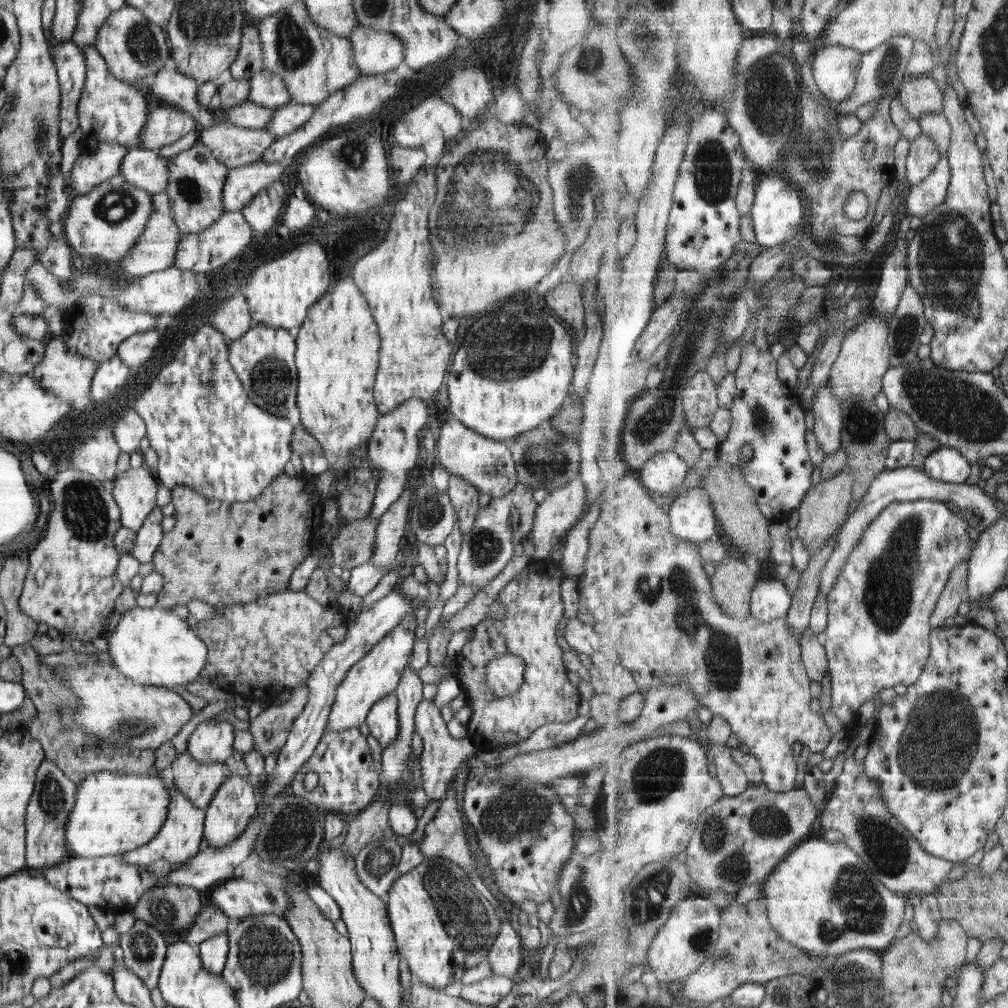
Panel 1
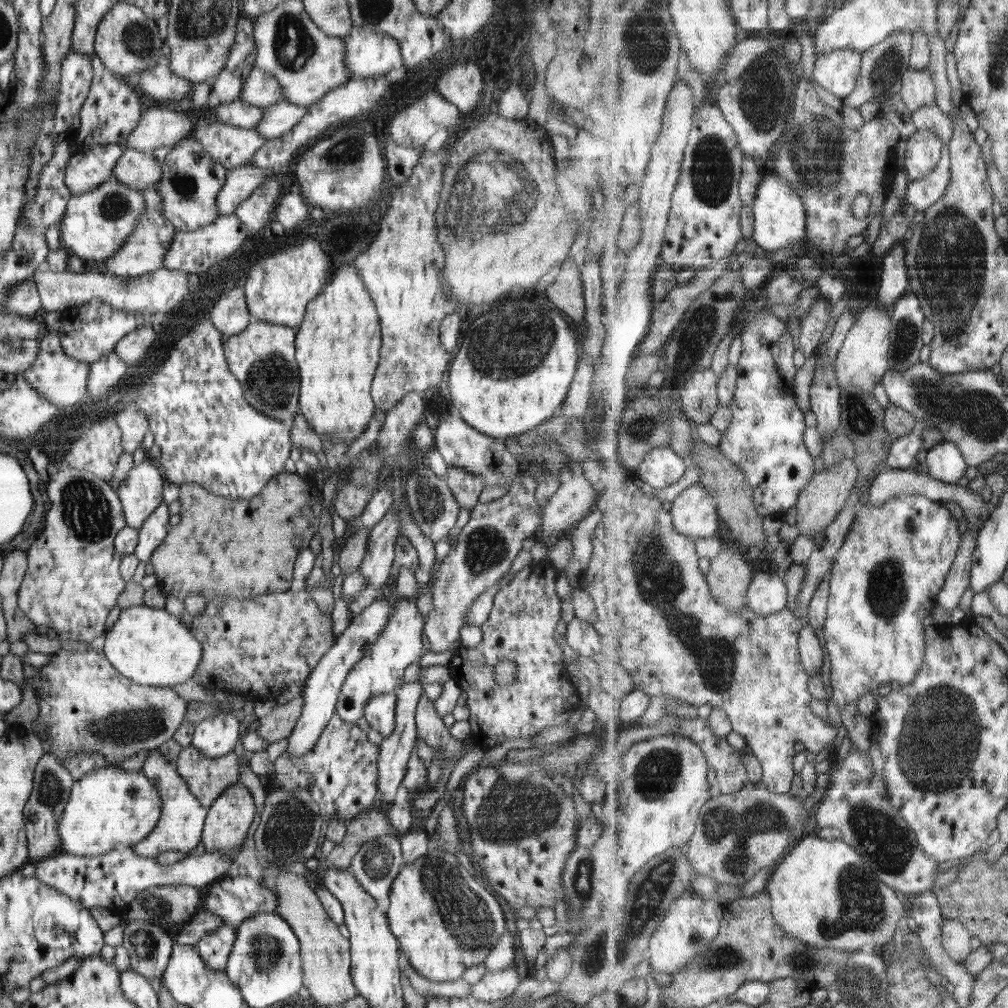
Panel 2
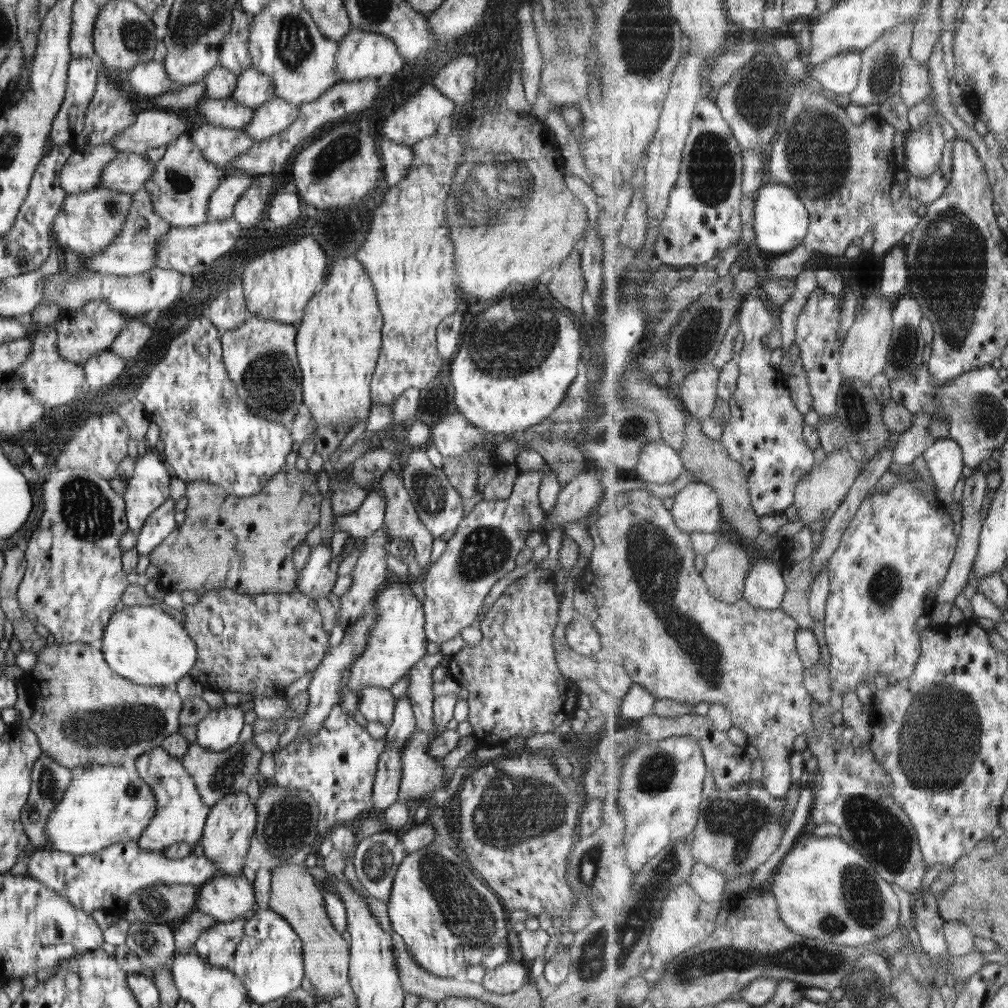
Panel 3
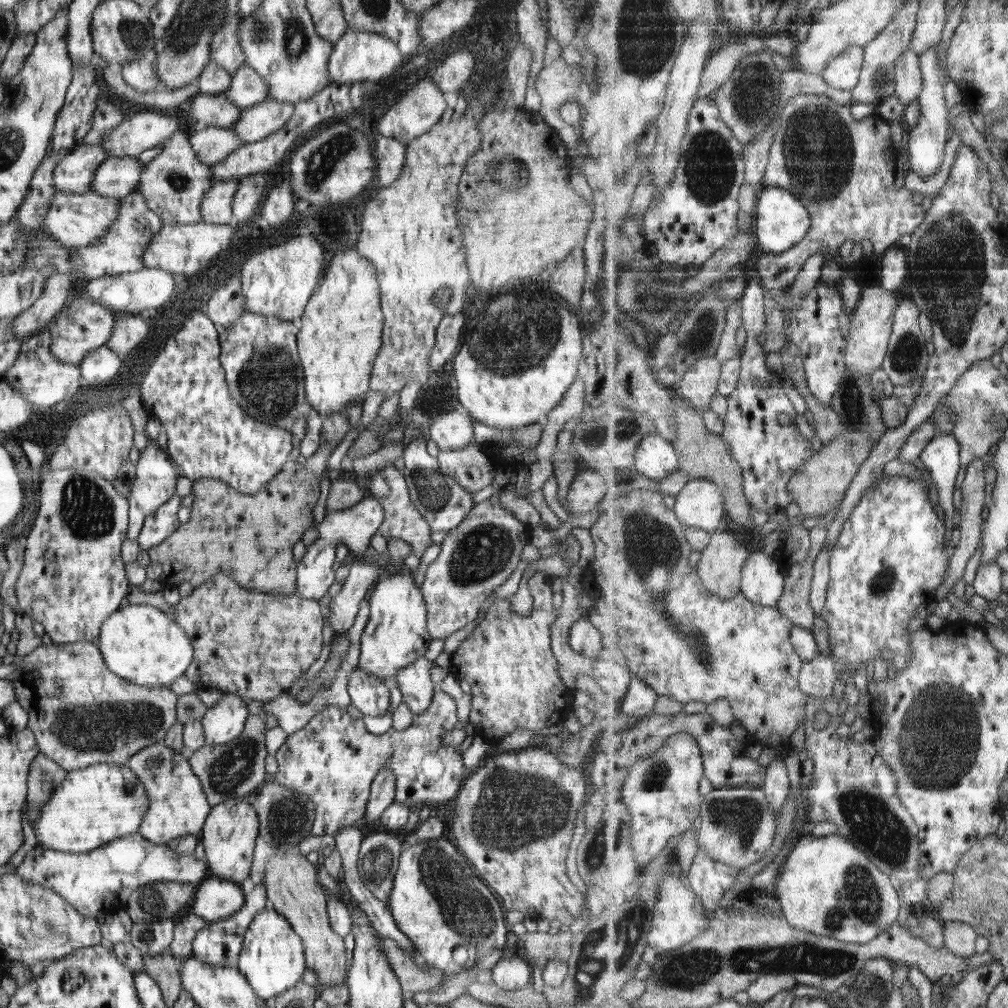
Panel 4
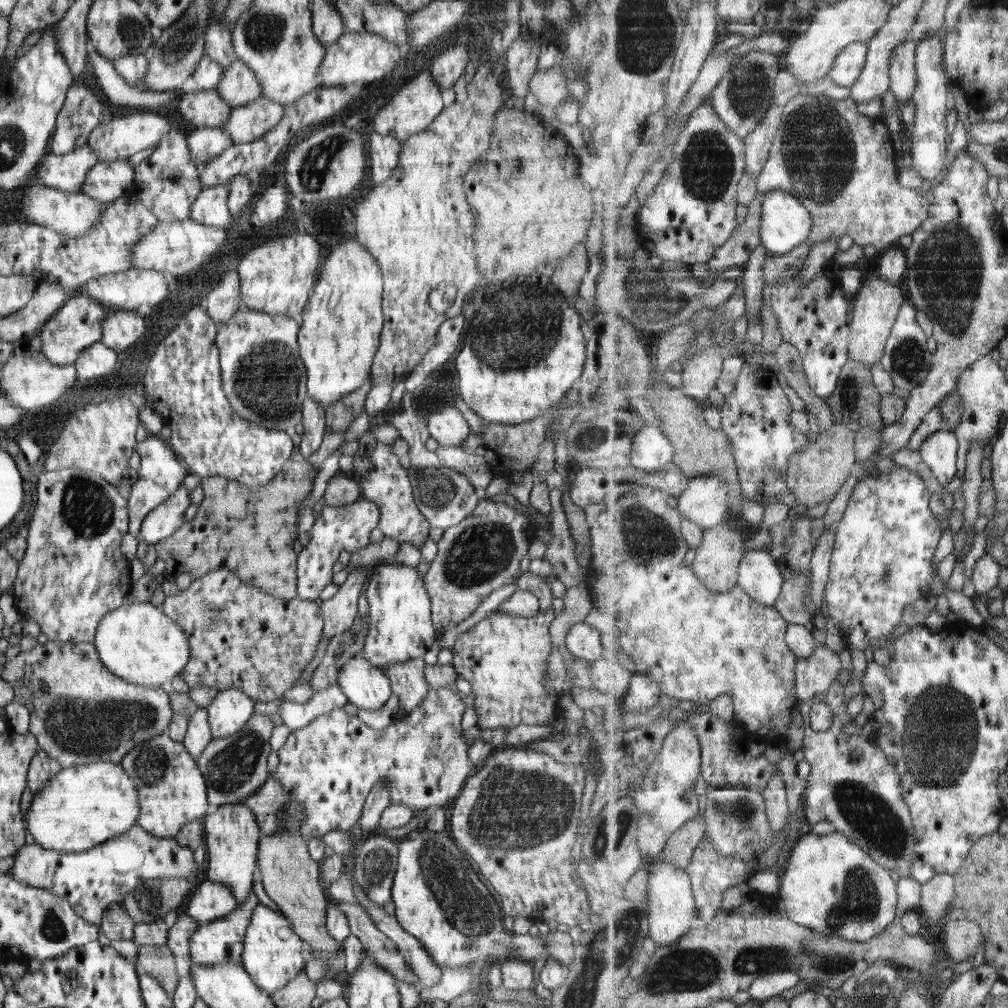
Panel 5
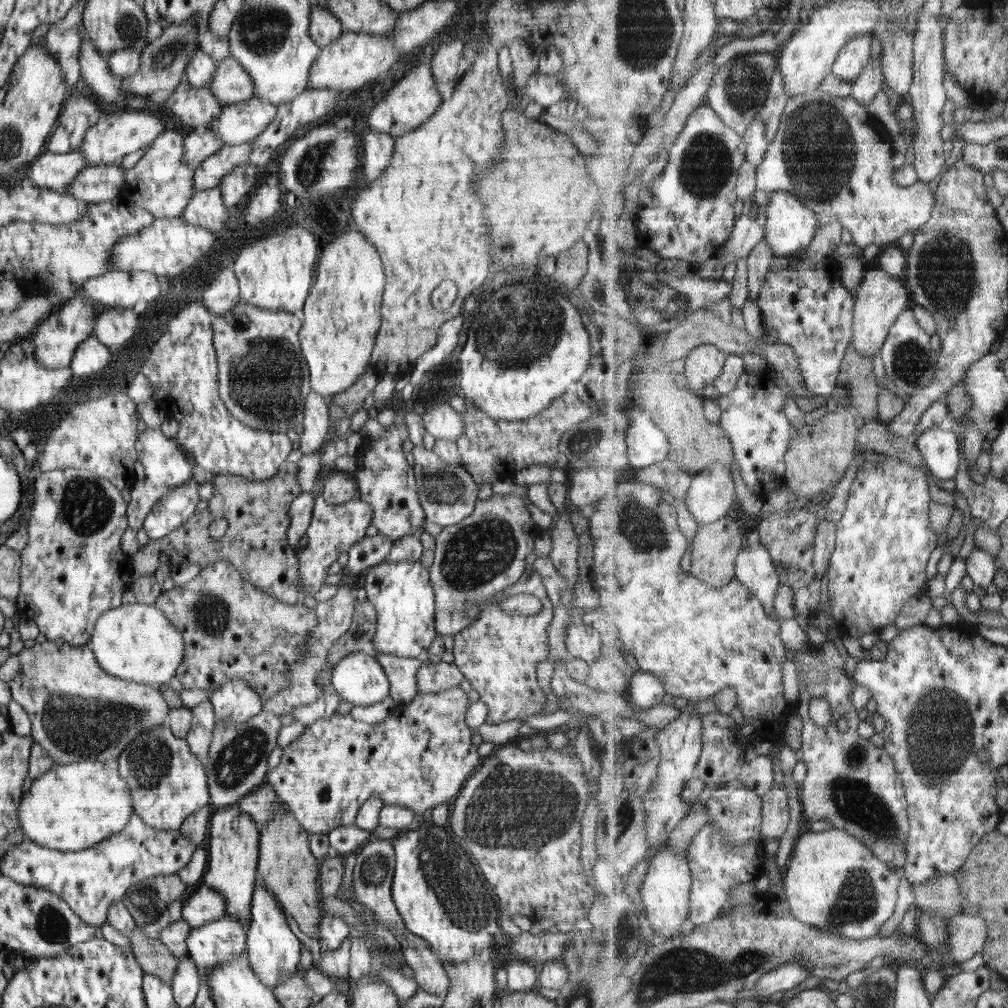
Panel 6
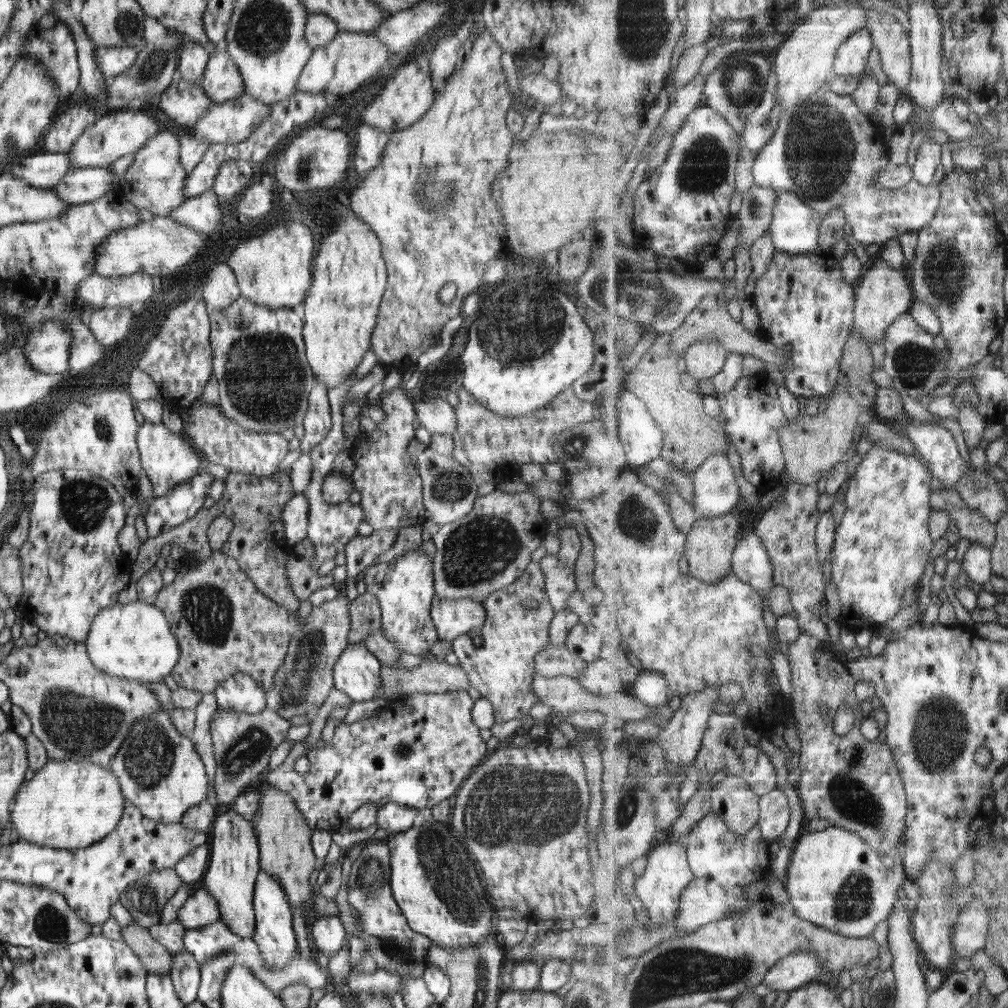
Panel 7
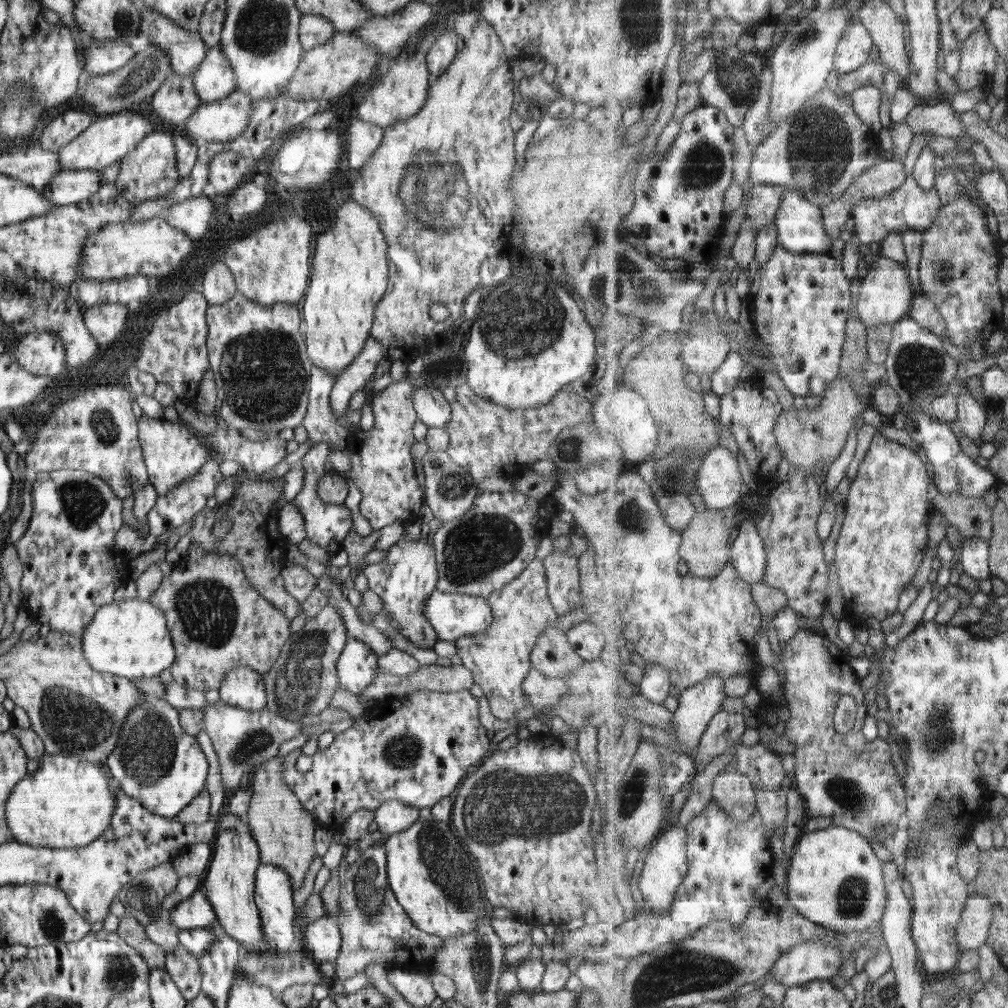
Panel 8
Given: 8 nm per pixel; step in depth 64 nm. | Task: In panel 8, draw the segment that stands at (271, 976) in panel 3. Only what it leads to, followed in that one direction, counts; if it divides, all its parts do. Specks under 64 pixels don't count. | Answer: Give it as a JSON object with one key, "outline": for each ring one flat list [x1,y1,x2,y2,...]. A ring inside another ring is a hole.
{"outline":[[260,860,256,871,254,898,256,907,260,911,265,942,268,943,271,952,278,950,279,953,280,950,287,949,295,939,293,922,296,911,292,896,294,891,292,891,292,881,288,877,288,871,282,869,280,865,262,863]]}

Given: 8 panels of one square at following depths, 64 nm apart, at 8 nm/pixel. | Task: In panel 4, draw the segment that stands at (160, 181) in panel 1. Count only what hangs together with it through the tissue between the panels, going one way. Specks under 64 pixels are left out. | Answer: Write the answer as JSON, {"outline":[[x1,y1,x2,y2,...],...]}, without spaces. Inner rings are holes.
{"outline":[[108,157,92,174,89,191,101,198,121,200,136,191,142,167,137,157]]}

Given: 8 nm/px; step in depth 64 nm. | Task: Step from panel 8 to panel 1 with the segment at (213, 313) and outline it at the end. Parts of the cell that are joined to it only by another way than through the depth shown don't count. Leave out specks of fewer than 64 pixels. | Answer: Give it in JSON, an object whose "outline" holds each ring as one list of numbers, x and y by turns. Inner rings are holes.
{"outline":[[253,324,242,337,229,342,228,360,238,374,248,398,258,408,274,416,290,417,296,424,300,421,300,411,296,406,298,377,295,336,290,331]]}

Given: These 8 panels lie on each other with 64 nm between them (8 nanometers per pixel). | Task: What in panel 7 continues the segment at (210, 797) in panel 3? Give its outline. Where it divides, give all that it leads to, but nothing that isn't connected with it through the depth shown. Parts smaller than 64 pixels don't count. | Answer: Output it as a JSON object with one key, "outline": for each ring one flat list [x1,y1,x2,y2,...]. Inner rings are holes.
{"outline":[[265,708,254,714,232,709,216,709,211,716,209,730,212,751,217,765,214,785,220,808,230,807,233,801,244,792,254,789,268,770,272,752,286,740,291,724,276,711]]}

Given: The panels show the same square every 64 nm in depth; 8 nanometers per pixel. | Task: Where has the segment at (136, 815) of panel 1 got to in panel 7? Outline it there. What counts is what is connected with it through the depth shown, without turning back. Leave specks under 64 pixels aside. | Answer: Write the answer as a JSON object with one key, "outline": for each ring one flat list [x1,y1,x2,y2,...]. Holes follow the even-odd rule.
{"outline":[[49,759,34,773,31,781,24,781,11,803,10,818,20,839,51,849,79,849,92,845,116,829,124,811,124,796,120,782,109,767,92,762]]}

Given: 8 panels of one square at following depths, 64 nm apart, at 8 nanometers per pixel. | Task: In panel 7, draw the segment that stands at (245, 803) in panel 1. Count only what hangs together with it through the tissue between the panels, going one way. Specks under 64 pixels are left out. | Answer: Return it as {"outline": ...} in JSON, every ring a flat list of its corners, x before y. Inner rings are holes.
{"outline":[[231,808,216,813,210,830,210,858,203,876,204,888,218,902,221,920,229,930,242,939,252,939,256,934,253,892,260,871,258,836,253,823]]}

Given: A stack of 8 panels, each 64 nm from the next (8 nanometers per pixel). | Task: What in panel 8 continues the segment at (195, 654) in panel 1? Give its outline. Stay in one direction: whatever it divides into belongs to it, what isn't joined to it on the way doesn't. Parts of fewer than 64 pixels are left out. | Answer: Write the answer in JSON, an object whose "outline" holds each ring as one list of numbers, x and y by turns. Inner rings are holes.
{"outline":[[138,598,113,601,100,607,86,625,81,642,84,658,93,670,130,680,159,676,172,665,175,657,164,613,149,600]]}

